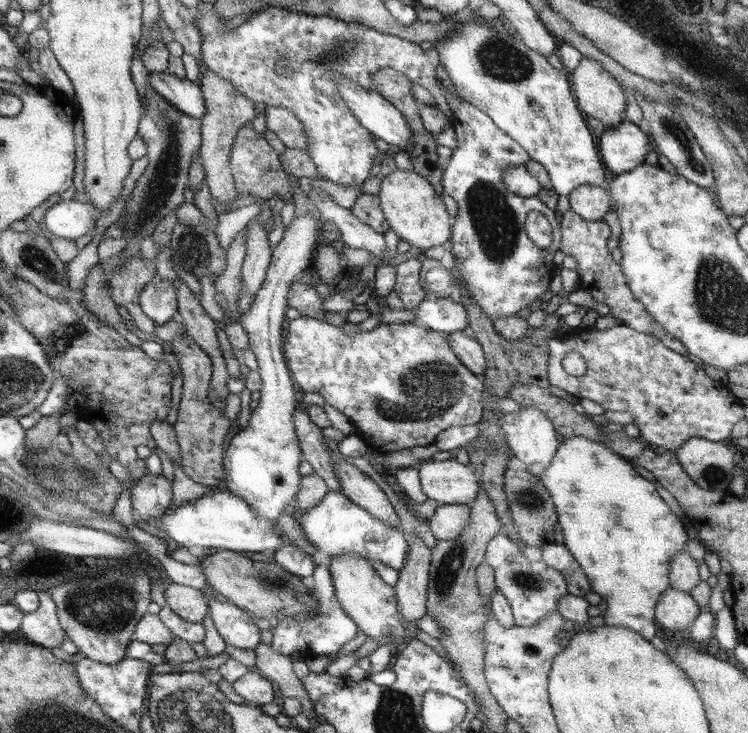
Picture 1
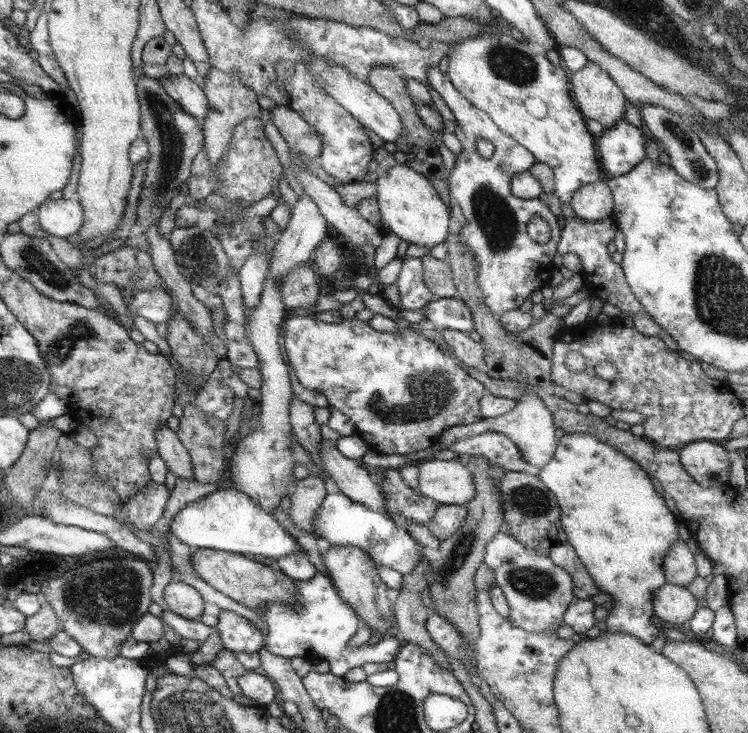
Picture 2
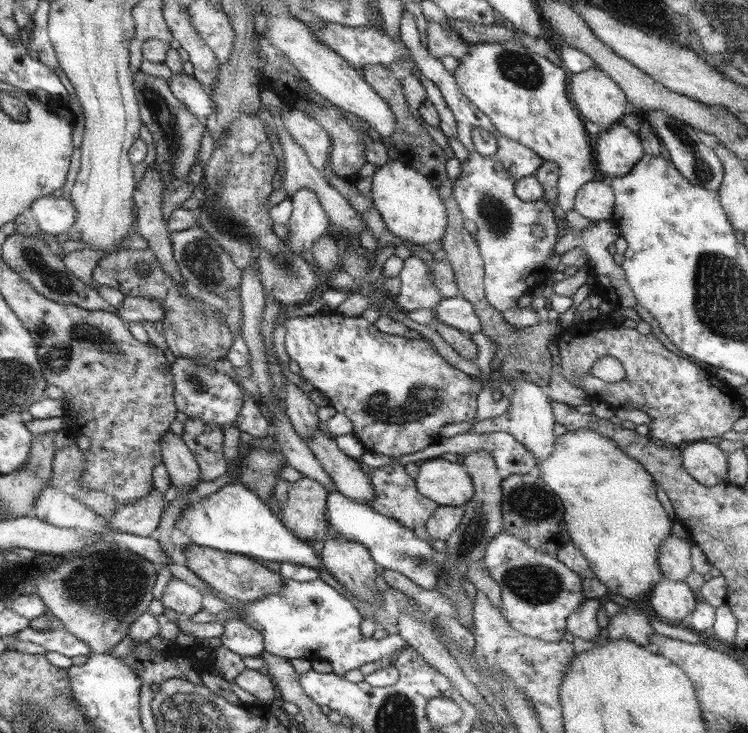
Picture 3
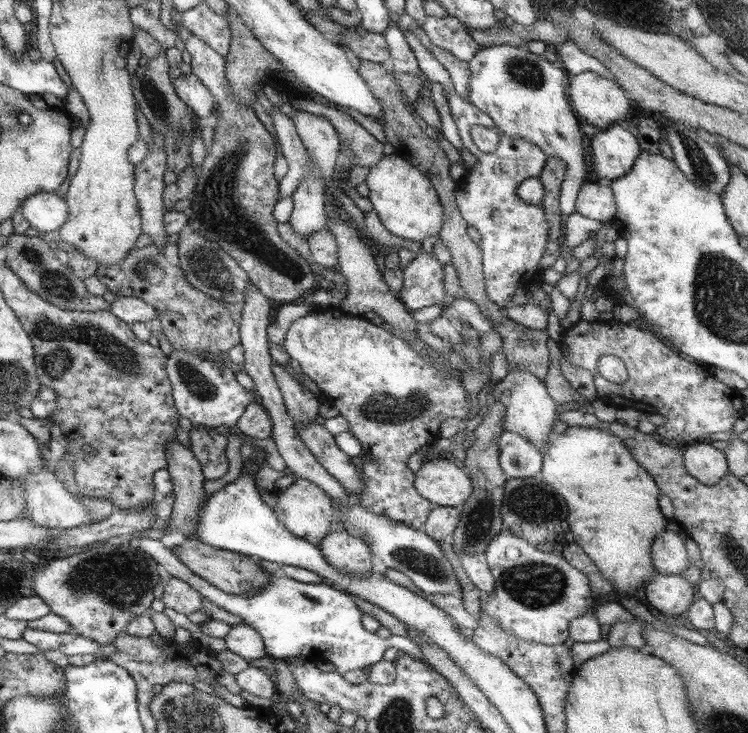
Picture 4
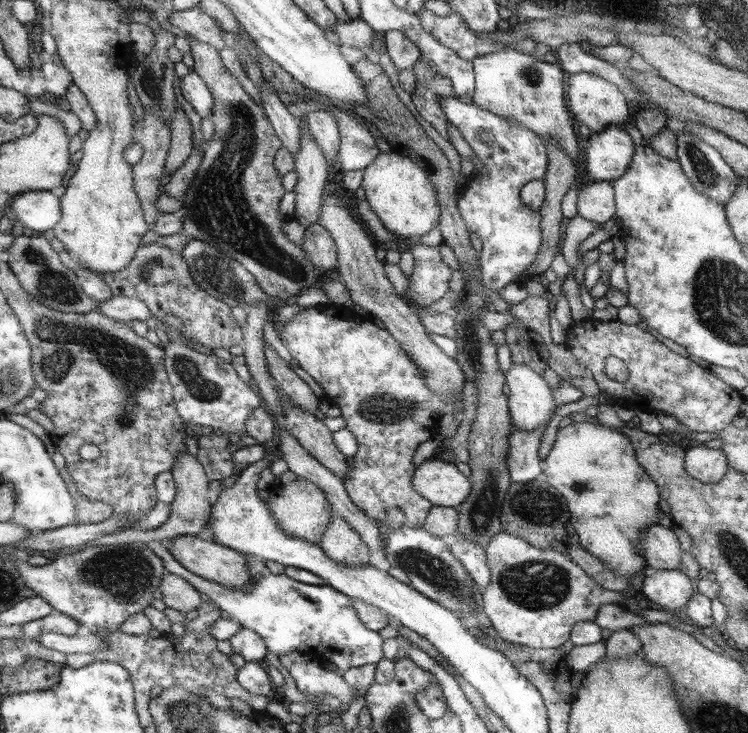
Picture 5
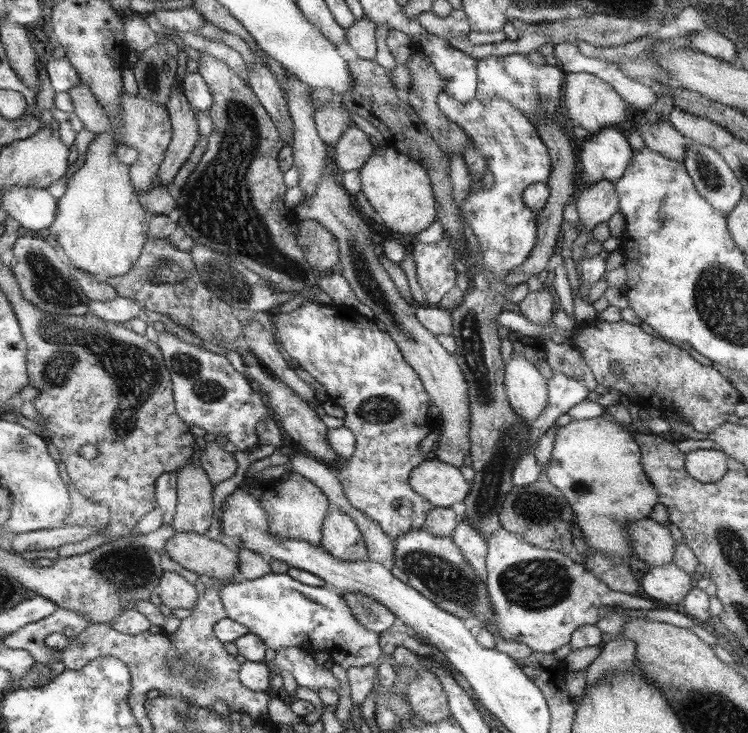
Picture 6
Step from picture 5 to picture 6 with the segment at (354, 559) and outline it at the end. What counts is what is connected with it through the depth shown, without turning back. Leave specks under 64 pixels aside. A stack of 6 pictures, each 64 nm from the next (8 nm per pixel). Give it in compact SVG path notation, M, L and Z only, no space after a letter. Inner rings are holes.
M331 506L323 522L323 550L331 552L337 560L361 562L367 554L363 534L351 514L339 506Z

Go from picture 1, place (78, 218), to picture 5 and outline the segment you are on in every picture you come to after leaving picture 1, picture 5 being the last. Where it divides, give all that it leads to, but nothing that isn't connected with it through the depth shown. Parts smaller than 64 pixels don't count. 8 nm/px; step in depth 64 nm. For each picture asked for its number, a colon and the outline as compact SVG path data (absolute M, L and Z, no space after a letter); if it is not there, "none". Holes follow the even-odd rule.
2: M45 200L33 210L39 220L39 226L57 238L65 238L69 234L77 234L83 226L83 208L77 200Z
3: M51 194L31 202L29 210L23 214L39 226L43 234L63 234L75 224L75 208L67 196L53 198Z
4: M51 192L33 194L31 198L25 198L19 204L19 212L37 232L59 230L69 218L67 202Z
5: M25 190L11 198L7 206L23 228L45 232L53 228L63 216L59 208L59 198L49 190Z

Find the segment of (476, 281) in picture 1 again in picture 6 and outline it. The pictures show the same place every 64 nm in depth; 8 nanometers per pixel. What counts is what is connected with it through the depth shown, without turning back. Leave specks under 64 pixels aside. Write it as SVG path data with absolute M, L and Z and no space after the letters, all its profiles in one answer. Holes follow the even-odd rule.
M441 92L435 96L435 104L441 114L475 138L477 150L483 154L487 170L493 174L493 186L469 194L461 204L461 212L481 246L485 266L501 280L511 268L525 262L535 246L537 214L523 204L523 190L531 188L531 184L547 184L551 178L549 148L523 110L501 96L495 96L489 102L471 98L469 104L463 104Z

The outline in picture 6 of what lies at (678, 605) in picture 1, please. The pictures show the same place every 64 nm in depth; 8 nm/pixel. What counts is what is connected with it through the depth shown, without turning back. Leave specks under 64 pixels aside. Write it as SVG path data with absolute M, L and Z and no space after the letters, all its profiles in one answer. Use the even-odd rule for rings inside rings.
M661 564L649 568L647 574L641 576L643 596L661 602L661 604L679 604L685 594L693 588L695 576L689 576L685 570L675 564Z

